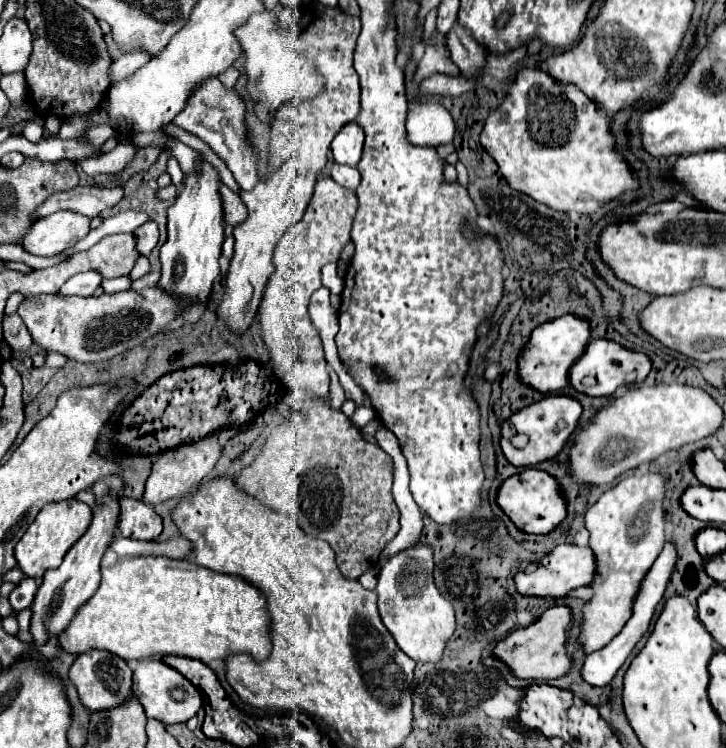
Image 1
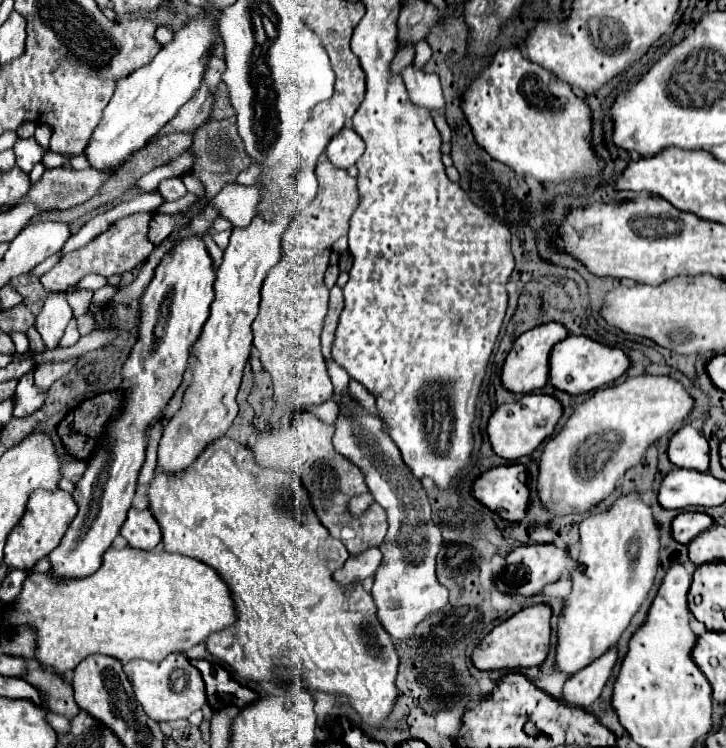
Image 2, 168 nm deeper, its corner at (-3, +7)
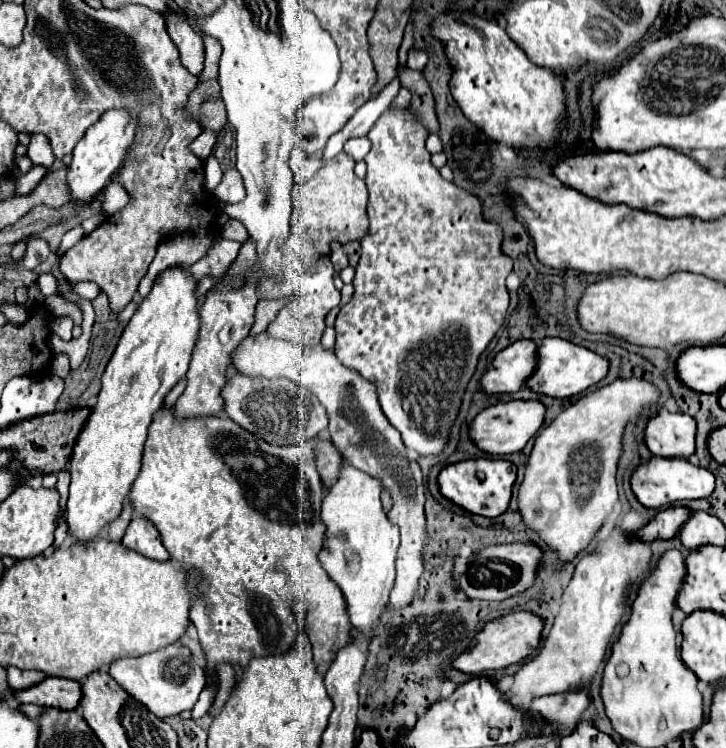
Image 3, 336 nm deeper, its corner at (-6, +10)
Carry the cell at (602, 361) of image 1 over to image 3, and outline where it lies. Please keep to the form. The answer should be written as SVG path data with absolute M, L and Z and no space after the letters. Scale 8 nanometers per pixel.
M547 337L539 343L539 363L537 363L537 373L533 379L527 381L527 387L531 387L537 393L551 395L551 397L573 397L583 393L587 387L597 385L609 371L609 359L599 357L597 353L575 345L571 341L559 339L559 337Z

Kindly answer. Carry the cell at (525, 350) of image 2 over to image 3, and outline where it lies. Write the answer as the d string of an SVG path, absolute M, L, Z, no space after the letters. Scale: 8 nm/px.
M521 339L499 351L481 379L485 393L515 393L527 385L537 369L537 343Z

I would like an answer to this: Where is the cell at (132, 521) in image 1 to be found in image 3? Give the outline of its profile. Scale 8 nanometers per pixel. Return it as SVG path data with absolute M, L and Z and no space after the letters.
M139 515L131 519L131 523L123 535L123 545L149 559L155 559L155 561L169 559L169 553L163 547L161 537L159 537L157 529L153 527L153 523Z

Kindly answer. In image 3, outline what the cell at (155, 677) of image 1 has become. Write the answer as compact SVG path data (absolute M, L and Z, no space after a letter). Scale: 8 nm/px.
M177 643L159 649L155 653L147 653L135 659L121 659L109 667L109 673L115 681L119 681L133 697L137 697L151 713L165 719L171 715L179 715L185 709L193 709L199 699L199 693L205 687L205 671L191 659L189 649L179 647Z

